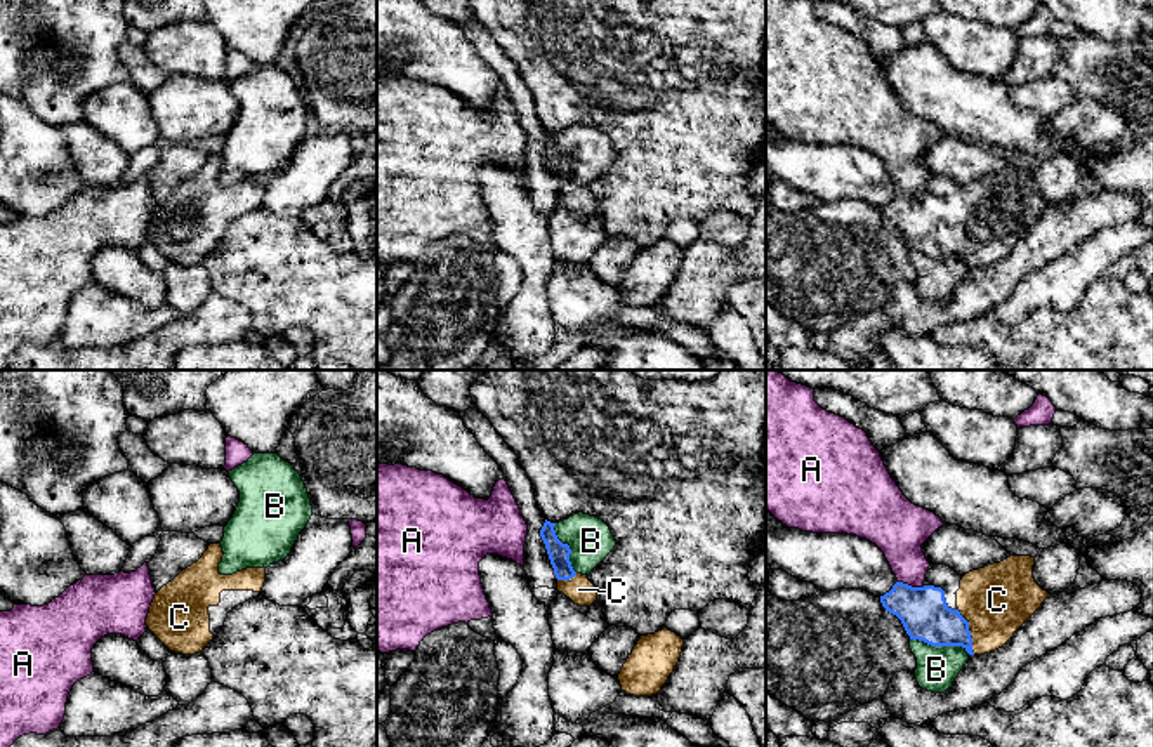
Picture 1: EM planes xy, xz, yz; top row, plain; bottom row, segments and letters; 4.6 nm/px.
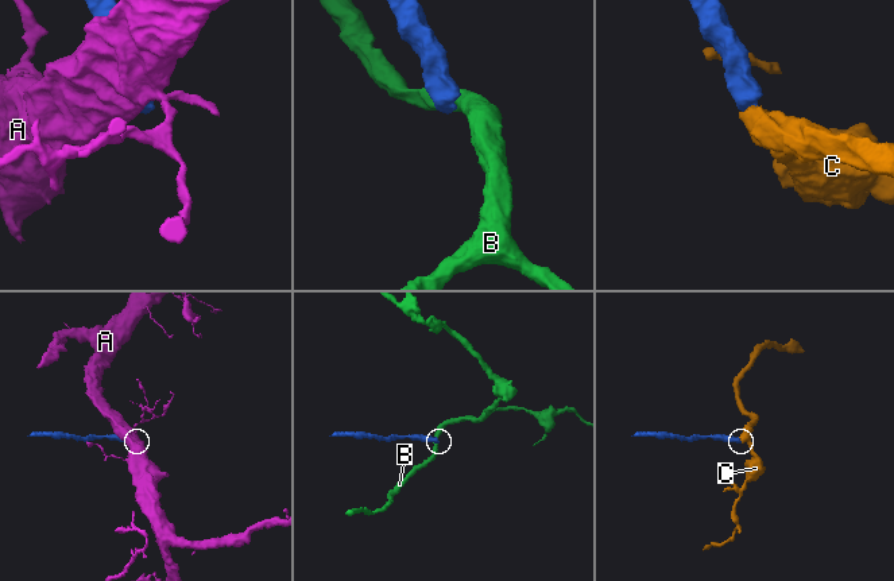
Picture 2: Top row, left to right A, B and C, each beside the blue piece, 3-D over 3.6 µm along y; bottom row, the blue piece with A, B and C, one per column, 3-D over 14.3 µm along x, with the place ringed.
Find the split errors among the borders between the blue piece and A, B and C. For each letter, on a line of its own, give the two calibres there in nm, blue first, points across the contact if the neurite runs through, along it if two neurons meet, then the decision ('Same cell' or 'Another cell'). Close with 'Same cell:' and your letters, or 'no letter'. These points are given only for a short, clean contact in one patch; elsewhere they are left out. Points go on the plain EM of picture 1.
A: Thickness 220 nm (blue) against 220 nm. Another cell
B: Thickness 220 nm (blue) against 190 nm. Boundary: yz (910, 249), (931, 256), (961, 256), (969, 264). Another cell
C: Thickness 220 nm (blue) against 320 nm. Path across: yz (924, 224), (938, 237), (969, 244), (997, 211). Same cell
Same cell: C

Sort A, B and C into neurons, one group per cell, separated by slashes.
A / B / C

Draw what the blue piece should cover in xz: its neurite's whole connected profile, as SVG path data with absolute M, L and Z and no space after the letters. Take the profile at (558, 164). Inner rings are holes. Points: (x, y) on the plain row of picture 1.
M545 130L540 148L545 155L554 186L557 189L557 202L570 208L578 217L590 217L601 205L587 186L576 184L571 177L568 155L563 155L554 141L556 134Z

